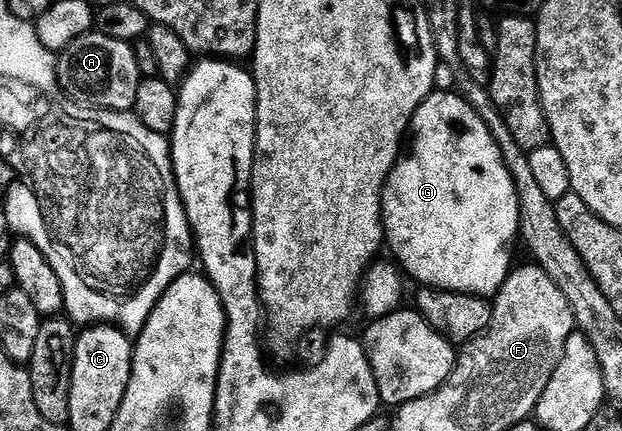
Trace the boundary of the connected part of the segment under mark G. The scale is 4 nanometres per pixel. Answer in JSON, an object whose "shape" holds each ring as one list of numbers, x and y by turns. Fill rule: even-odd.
{"shape":[[434,91,433,95,427,97,415,110,413,120,409,123,407,136,407,147,393,163,393,169,385,179,385,189,381,191,381,227,385,230,384,243,393,251,392,259,399,265,400,271,406,277,418,280,418,285,427,288,438,288,448,292,458,292,468,296,479,296,492,298,503,286,503,282,509,277,511,263,509,264,509,251,513,248,513,240,518,239,521,227,519,226,519,200,517,191,513,186,513,179,501,158,501,152,497,143,493,141,493,135,489,128,477,117,474,107,460,100,453,92]]}

